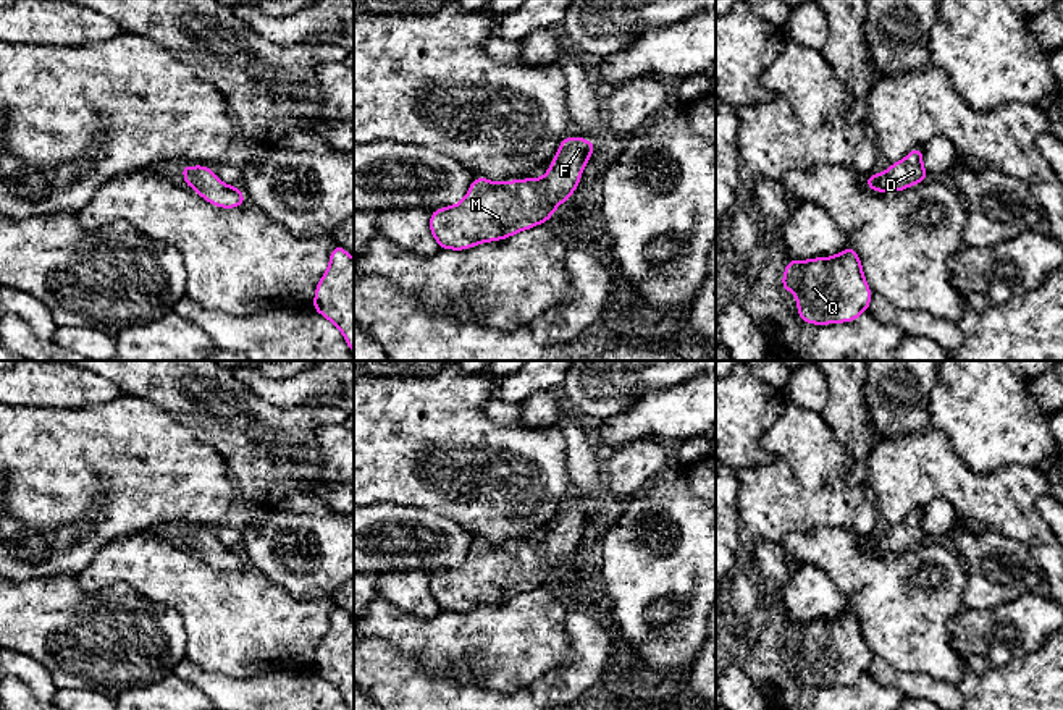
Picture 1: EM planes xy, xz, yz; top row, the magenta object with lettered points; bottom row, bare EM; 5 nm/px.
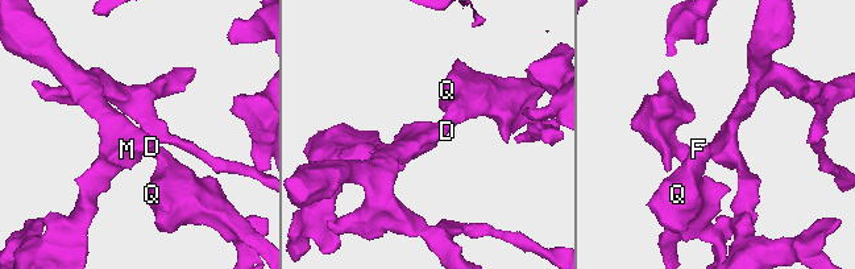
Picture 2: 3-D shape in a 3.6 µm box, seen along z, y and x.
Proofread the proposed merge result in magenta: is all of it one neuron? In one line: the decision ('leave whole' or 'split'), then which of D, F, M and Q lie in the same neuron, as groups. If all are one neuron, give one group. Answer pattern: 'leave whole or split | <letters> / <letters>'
leave whole | D F M Q

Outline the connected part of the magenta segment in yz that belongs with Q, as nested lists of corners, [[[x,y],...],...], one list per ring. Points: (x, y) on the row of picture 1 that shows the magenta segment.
[[[853,246],[832,257],[792,259],[782,275],[787,289],[795,294],[800,319],[813,325],[855,322],[872,298]]]

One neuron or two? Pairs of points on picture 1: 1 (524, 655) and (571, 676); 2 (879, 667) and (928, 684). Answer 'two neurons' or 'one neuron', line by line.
1: two neurons
2: one neuron

